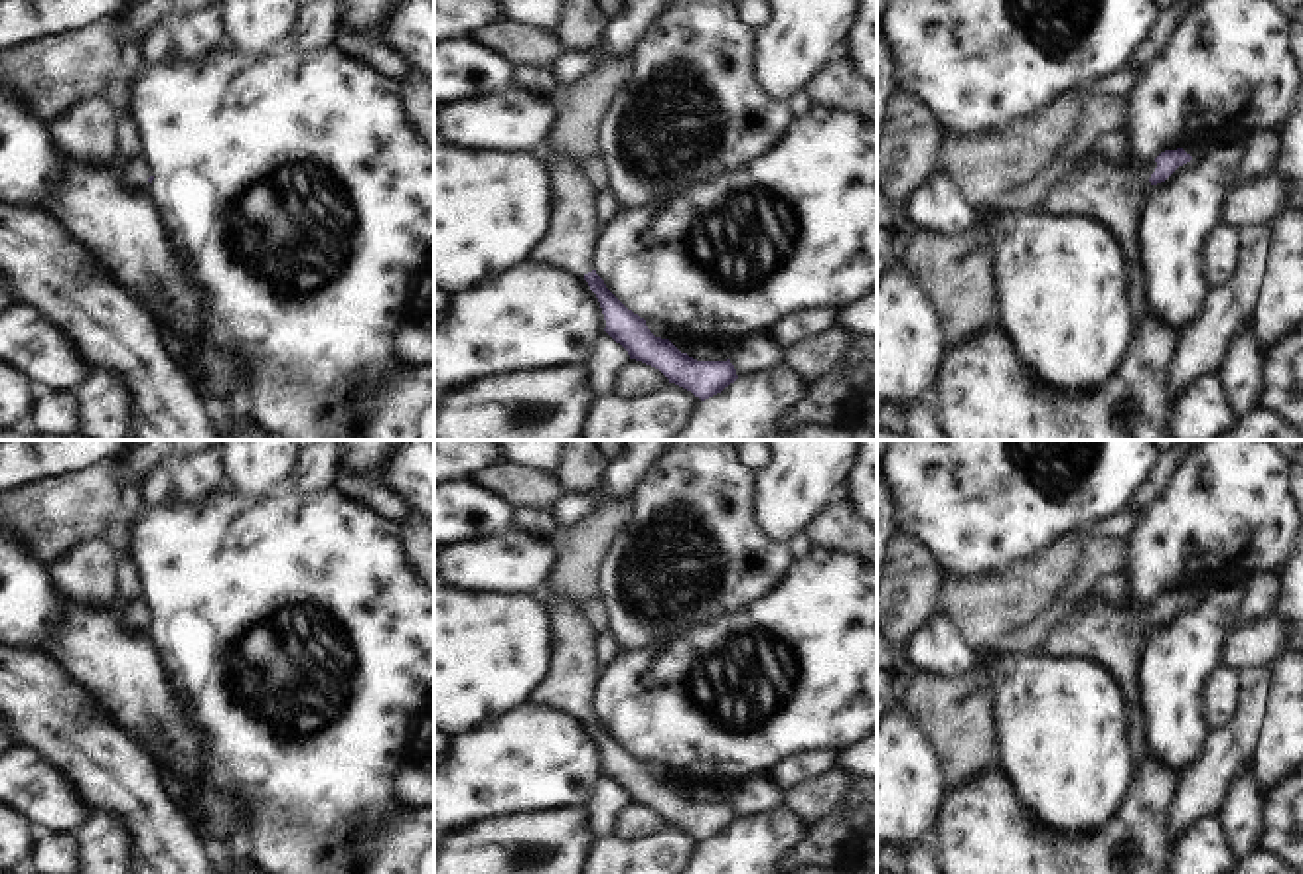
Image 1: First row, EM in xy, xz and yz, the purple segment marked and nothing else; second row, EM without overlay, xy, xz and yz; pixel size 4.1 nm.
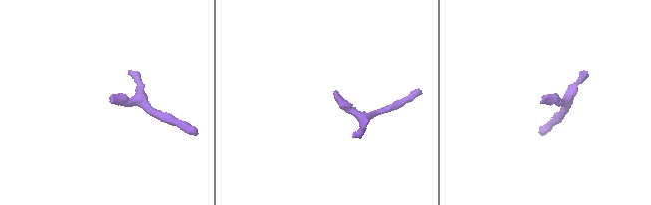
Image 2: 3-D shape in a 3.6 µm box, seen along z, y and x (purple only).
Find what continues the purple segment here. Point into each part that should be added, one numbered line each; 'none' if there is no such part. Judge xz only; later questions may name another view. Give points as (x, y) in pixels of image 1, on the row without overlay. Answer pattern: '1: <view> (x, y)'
1: xz (573, 681)

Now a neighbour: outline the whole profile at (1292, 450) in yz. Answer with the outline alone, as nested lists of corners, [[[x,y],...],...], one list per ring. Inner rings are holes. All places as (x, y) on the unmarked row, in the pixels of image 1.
[[[1262,440],[1262,442],[1267,442],[1289,466],[1303,464],[1303,440]]]

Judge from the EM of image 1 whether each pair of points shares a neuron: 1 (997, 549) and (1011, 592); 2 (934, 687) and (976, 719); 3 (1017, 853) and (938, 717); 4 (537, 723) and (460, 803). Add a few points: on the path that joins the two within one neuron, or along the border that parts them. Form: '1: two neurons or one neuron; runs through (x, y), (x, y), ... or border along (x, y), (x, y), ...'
1: two neurons; border along (1045, 553), (1017, 567), (1007, 577), (960, 584)
2: one neuron; runs through (944, 697), (966, 719)
3: two neurons; border along (997, 760), (946, 786)
4: one neuron; runs through (518, 742), (474, 784)

